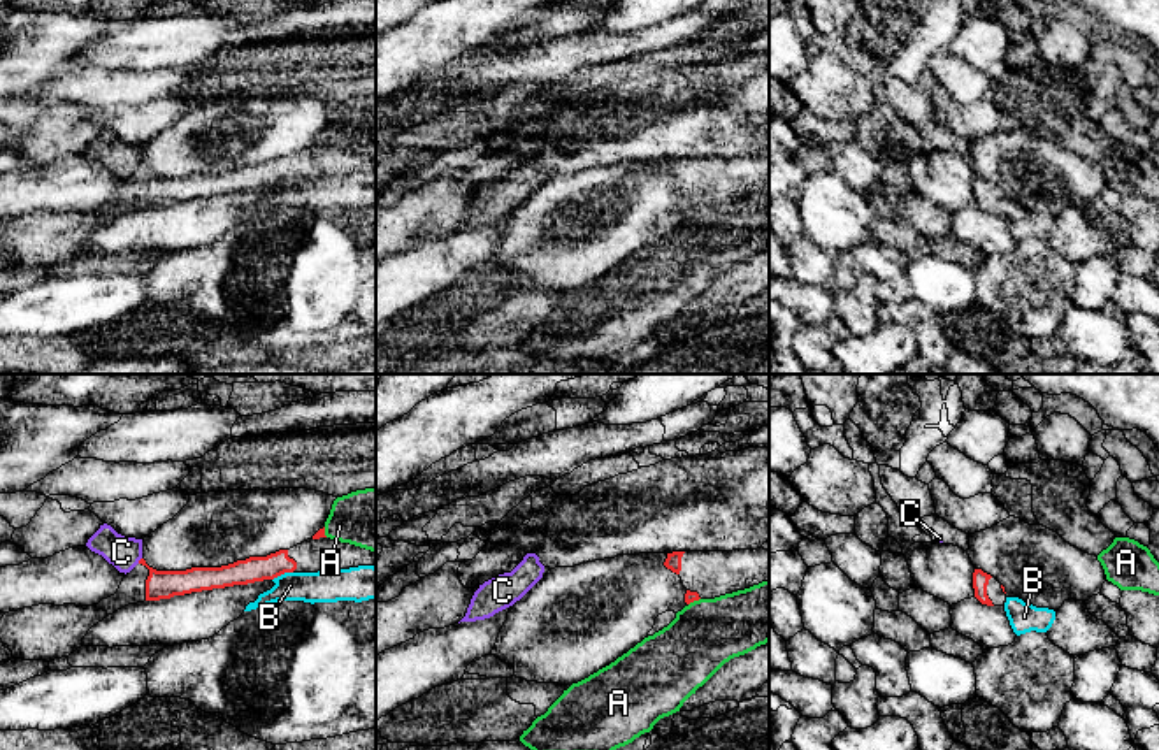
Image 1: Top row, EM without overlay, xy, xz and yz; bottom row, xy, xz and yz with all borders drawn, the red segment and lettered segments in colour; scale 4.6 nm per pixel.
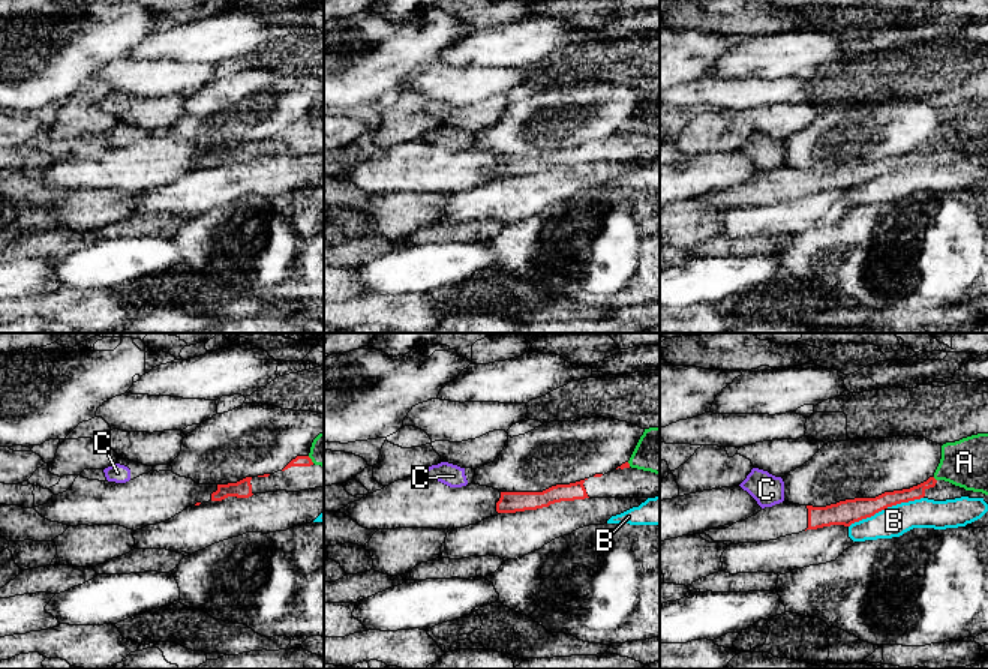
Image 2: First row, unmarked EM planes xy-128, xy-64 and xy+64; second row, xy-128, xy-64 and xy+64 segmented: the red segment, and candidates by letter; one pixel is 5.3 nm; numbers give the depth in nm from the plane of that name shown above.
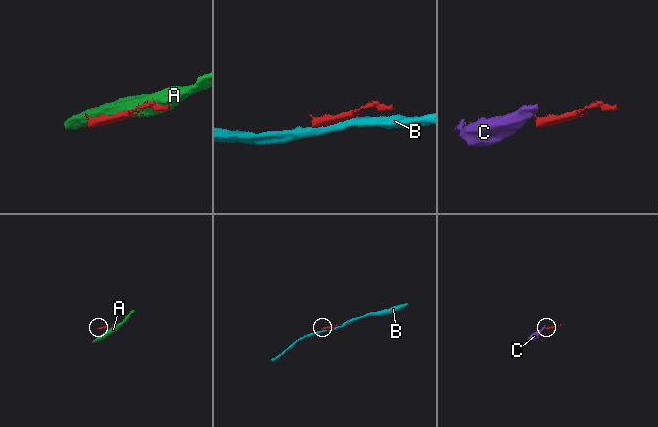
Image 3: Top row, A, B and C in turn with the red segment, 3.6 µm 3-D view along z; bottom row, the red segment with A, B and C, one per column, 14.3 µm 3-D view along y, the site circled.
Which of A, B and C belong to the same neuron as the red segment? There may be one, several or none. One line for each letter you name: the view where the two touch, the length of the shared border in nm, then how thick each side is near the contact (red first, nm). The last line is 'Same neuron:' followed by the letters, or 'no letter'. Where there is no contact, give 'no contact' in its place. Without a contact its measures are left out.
Same neuron: no letter

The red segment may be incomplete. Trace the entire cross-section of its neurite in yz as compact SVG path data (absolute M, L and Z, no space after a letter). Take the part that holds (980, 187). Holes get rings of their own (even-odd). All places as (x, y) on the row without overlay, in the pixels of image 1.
M982 176L973 179L975 204L987 213L1003 213L1006 207L1004 193Z

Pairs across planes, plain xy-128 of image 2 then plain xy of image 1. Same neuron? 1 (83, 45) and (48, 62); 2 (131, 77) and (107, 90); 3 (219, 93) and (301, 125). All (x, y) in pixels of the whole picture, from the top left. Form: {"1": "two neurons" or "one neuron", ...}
{"1": "one neuron", "2": "one neuron", "3": "one neuron"}

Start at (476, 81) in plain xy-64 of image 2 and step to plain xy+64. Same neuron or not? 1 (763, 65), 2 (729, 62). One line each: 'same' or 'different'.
1: different
2: different

